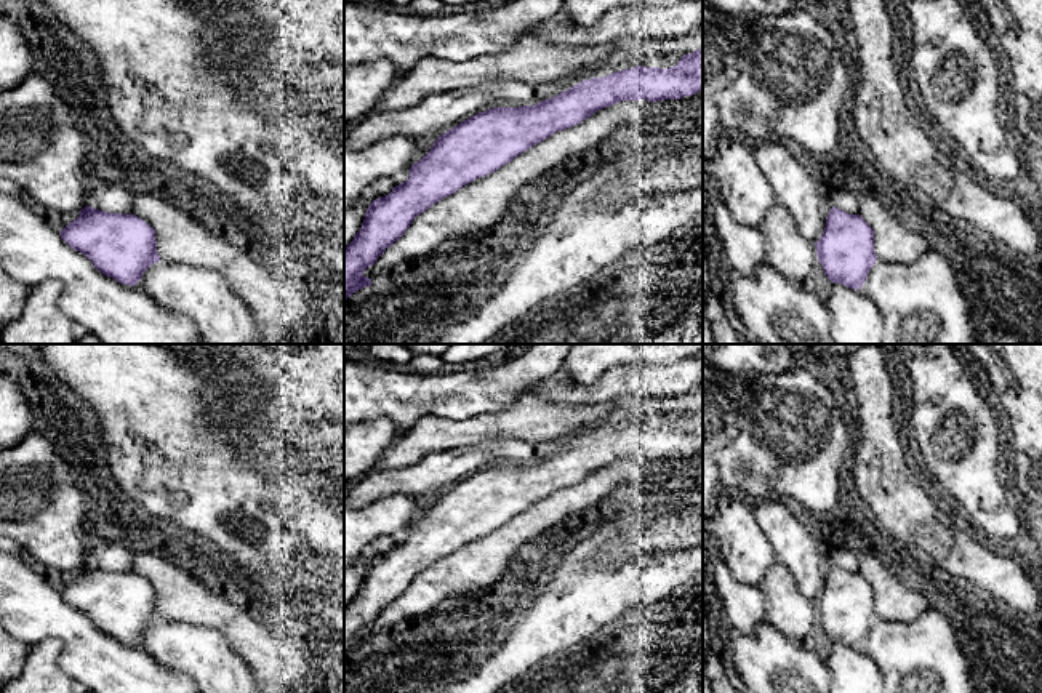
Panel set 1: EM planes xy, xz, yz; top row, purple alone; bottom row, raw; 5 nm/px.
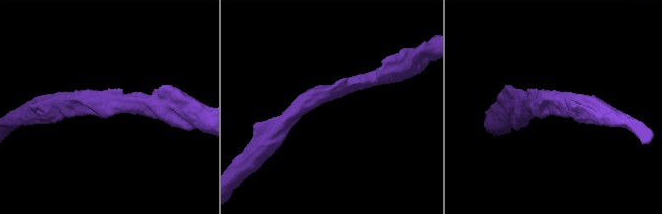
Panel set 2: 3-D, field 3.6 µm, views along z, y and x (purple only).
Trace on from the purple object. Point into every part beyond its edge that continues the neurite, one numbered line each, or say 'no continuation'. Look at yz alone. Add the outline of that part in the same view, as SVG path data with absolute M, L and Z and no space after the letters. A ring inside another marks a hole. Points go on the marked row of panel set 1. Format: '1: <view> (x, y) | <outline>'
no continuation

